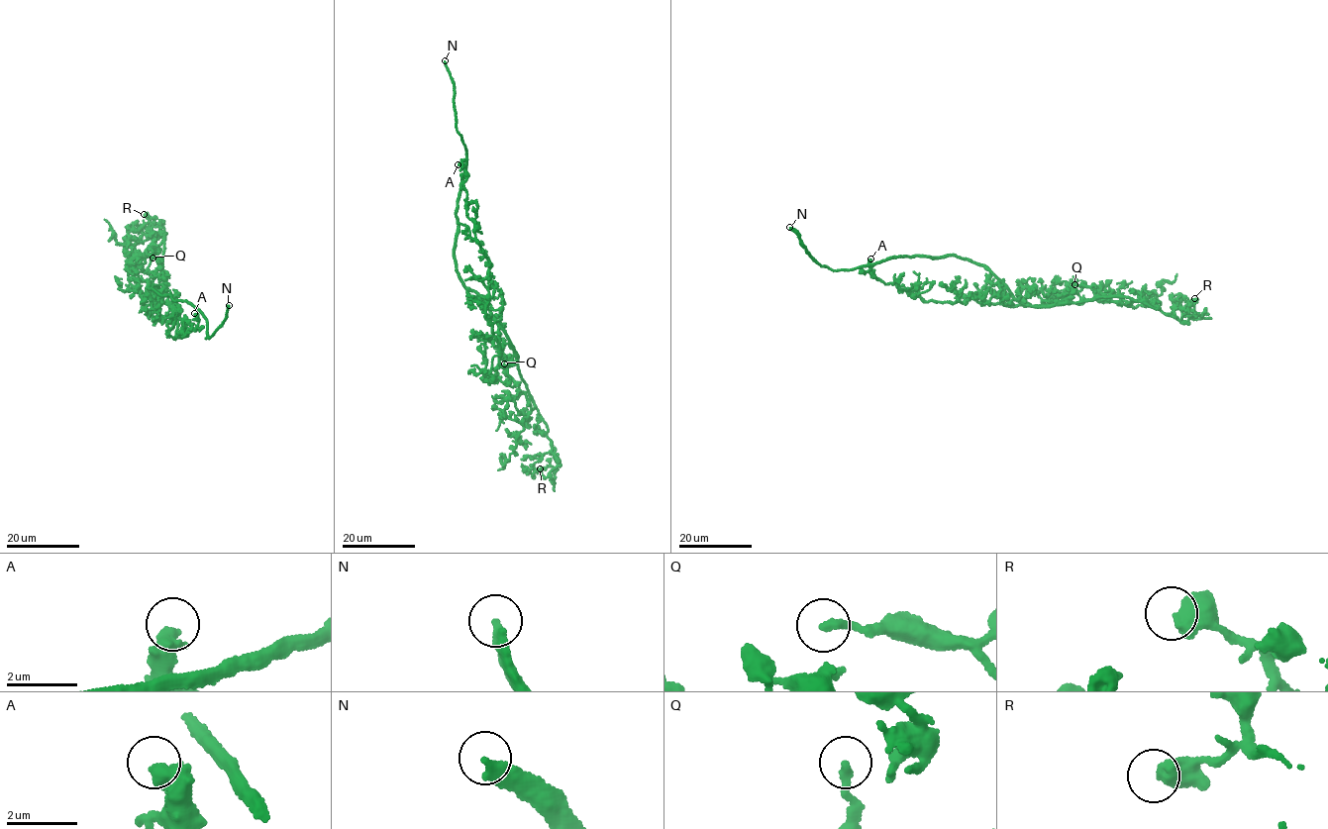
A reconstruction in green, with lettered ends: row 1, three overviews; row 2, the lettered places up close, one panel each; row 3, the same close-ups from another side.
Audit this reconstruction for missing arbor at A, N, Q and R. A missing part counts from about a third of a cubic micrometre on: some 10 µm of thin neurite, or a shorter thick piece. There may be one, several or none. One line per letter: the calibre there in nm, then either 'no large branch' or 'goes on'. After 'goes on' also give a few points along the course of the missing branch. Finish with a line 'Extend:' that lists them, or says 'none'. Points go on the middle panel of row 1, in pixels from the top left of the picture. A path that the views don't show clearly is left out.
A: 550 nm | no large branch
N: 320 nm | goes on
Q: 180 nm | no large branch
R: 400 nm | no large branch
Extend: N

